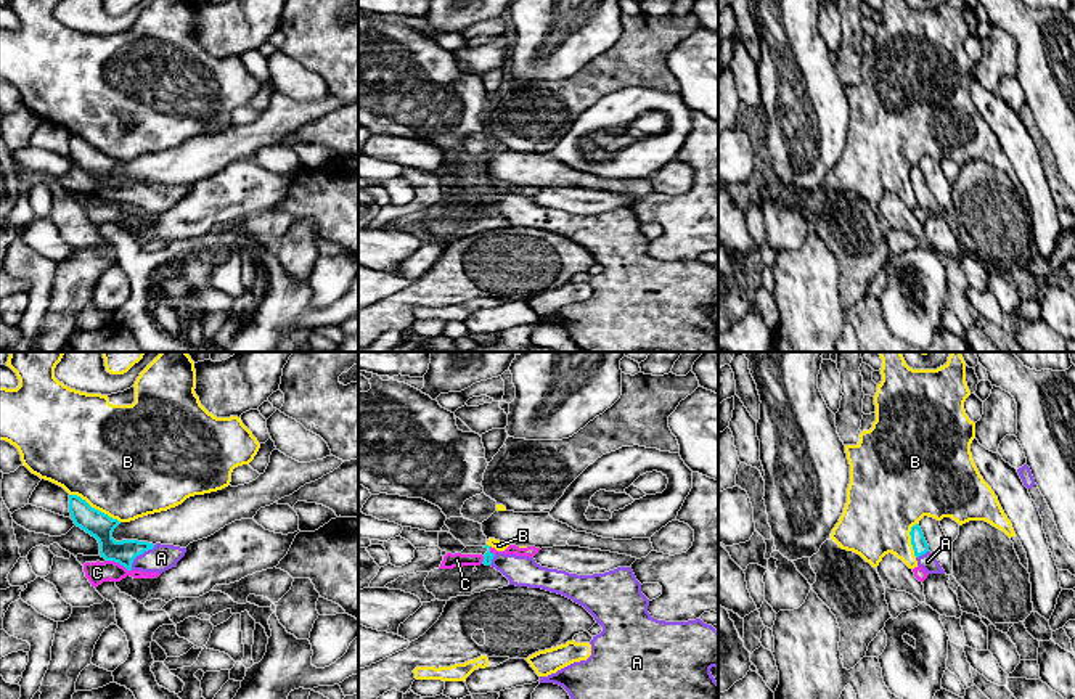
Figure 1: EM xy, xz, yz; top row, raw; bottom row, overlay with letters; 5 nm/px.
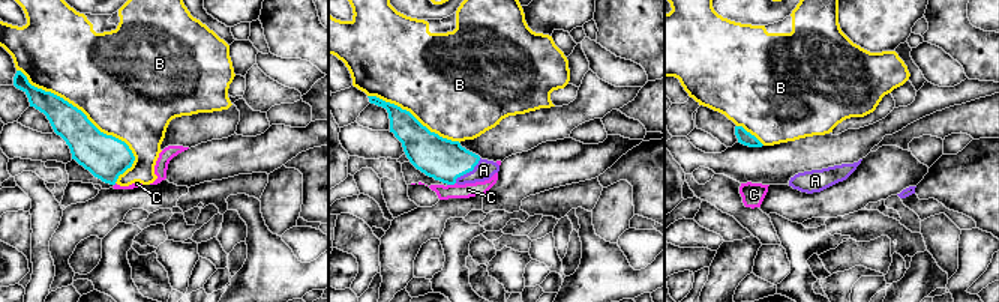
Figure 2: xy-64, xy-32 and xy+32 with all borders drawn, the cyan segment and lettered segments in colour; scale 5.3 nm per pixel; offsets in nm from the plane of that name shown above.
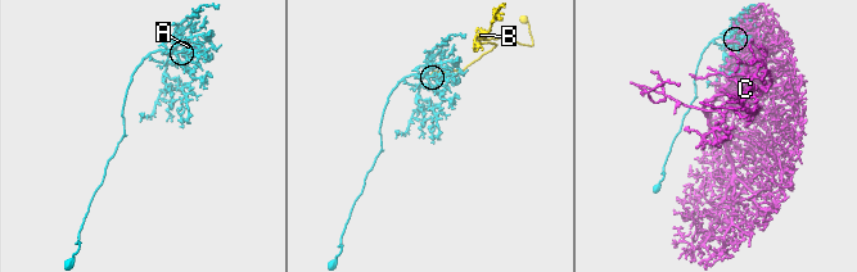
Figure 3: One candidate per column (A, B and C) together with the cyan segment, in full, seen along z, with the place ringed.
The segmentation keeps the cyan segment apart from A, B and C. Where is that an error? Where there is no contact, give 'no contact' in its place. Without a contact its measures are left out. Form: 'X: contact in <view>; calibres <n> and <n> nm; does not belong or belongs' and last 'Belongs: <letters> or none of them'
A: contact in xy; calibres 130 and 140 nm; belongs
B: contact in xy; calibres 130 and 500 nm; does not belong
C: contact in xy; calibres 130 and 110 nm; does not belong
Belongs: A

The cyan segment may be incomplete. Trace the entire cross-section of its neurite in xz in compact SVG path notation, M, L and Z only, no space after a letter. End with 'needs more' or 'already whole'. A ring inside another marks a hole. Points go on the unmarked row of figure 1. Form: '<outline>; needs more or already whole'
M485 185L484 188L487 188L488 191L484 194L482 204L492 206L497 211L500 211L509 220L509 225L542 228L551 233L562 235L572 239L574 243L583 246L595 257L596 264L603 267L603 272L593 276L593 280L590 281L591 296L587 300L574 302L558 310L556 313L551 313L548 317L540 317L540 323L554 323L562 326L569 333L570 339L583 352L641 352L643 349L660 349L664 352L718 352L718 323L710 313L712 307L718 307L718 272L712 265L704 264L701 259L688 260L688 262L665 262L665 260L654 259L648 252L649 239L641 233L641 223L636 220L632 207L617 207L604 214L577 215L577 214L569 214L566 211L542 207L540 204L535 202L533 198L529 198L529 196L516 196L516 194L505 194L505 193L493 194L488 185Z; needs more

